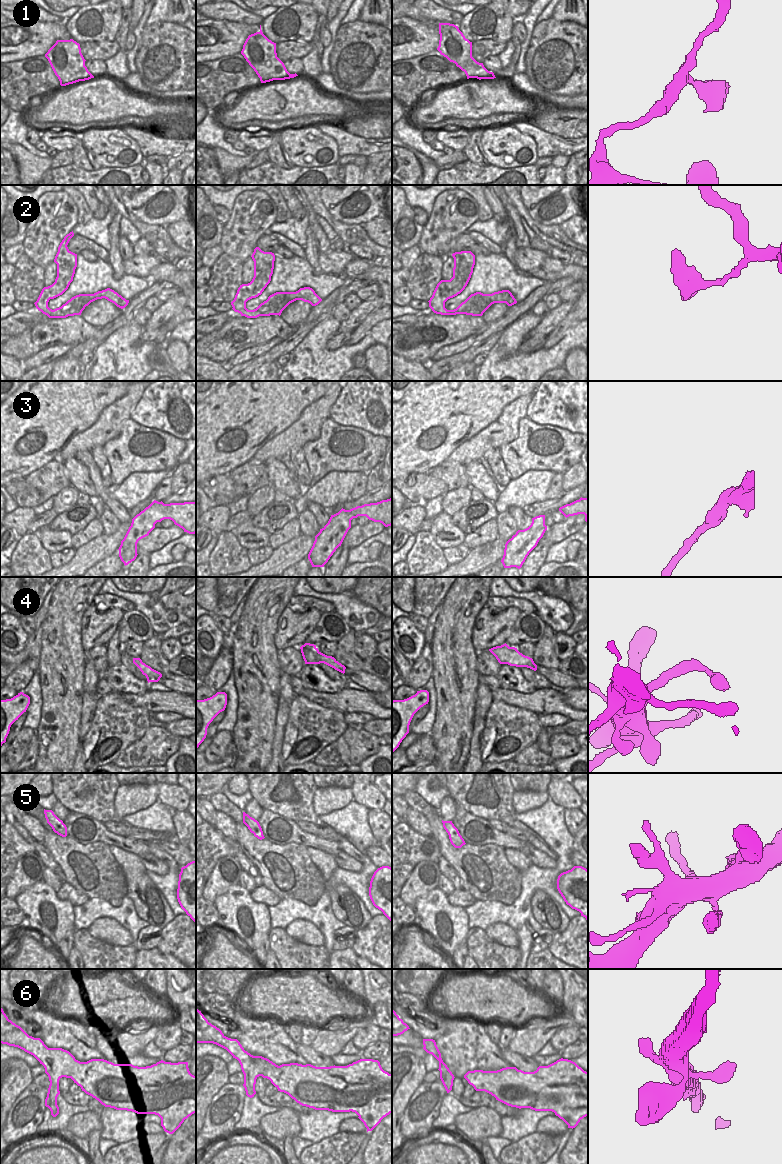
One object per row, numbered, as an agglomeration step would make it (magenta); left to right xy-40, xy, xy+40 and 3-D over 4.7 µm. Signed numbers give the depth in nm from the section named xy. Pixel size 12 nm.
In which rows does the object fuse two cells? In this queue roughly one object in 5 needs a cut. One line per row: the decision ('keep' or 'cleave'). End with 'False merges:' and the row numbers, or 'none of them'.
1: keep
2: keep
3: keep
4: keep
5: keep
6: keep
False merges: none of them

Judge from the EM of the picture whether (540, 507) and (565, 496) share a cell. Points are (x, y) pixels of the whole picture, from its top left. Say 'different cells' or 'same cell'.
same cell

